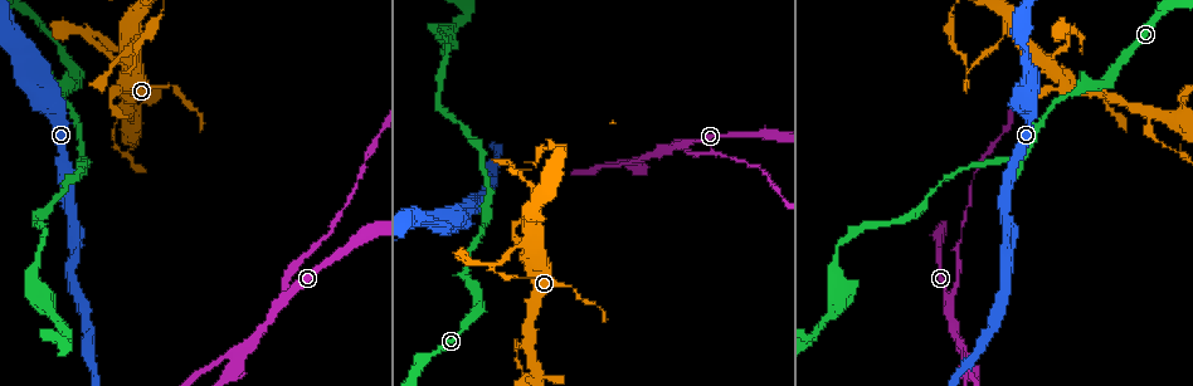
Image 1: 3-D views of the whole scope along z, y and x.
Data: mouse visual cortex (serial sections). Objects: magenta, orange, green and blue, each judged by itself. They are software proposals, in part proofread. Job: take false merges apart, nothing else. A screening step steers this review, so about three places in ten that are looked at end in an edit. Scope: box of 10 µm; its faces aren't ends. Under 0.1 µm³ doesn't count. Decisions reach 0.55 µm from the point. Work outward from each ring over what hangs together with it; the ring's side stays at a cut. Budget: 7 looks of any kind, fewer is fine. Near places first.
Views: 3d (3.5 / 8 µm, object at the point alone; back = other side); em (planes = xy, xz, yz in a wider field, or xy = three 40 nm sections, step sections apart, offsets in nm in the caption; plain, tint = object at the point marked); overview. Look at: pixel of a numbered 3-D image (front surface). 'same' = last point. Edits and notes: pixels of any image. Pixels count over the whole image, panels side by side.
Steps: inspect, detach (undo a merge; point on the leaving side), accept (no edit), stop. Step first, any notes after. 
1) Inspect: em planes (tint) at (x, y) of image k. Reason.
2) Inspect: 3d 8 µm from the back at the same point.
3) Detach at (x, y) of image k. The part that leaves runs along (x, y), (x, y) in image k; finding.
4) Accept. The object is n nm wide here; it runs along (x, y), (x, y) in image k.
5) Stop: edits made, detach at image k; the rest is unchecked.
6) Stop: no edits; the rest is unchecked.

Inspect: 3d 3.5 µm at (1147, 117) of image 1. Three arms meet.

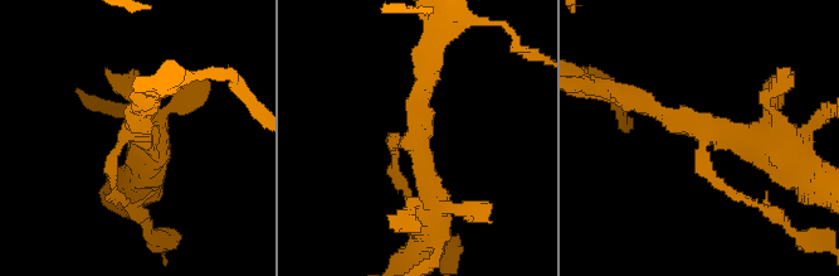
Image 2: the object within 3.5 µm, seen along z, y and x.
Inspect: em xy step 3 (tint) at (129, 136) of image 2. 3 arms meet here; the arms are 150, 250, 350 nm wide; need the tissue.

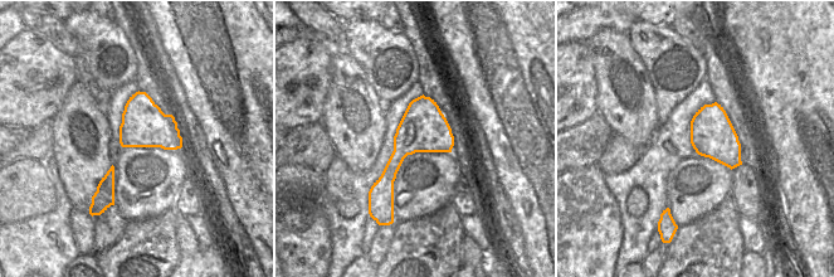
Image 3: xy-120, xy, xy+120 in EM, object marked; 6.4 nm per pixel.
Inspect: em xy step 5 (tint) at the same point. Another direction.

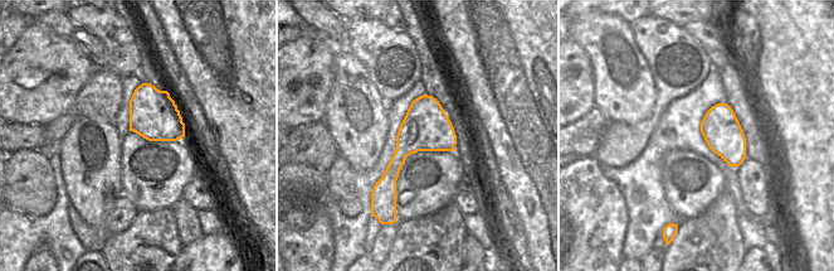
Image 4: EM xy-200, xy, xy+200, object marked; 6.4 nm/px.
Accept. It runs along (429, 98), (388, 180), (389, 218) in image 4; continuous, no second cell.

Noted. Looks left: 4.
Inspect: em xy step 1 (tint) at (1025, 56) of image 1. Three arms meet.

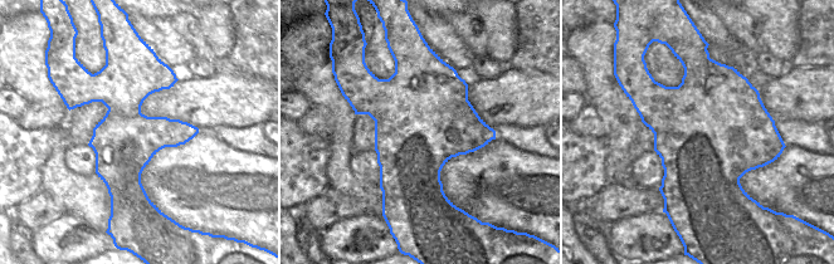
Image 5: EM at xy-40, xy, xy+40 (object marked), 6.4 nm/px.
Inspect: 3d 3.5 µm at the same point.

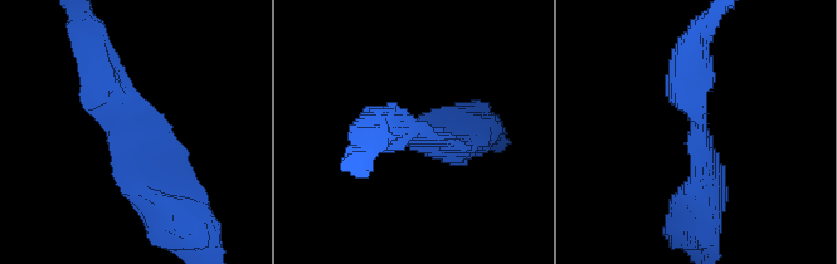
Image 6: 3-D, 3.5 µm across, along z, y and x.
Accept. 3 arms meet here; the arms are 250, 250, 400 nm wide; it runs along (131, 48), (126, 192), (146, 214) in image 5; all the same cell.

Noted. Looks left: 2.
Inspect: 3d 3.5 µm from the back at (963, 351) of image 1. Two arms in line, one across.

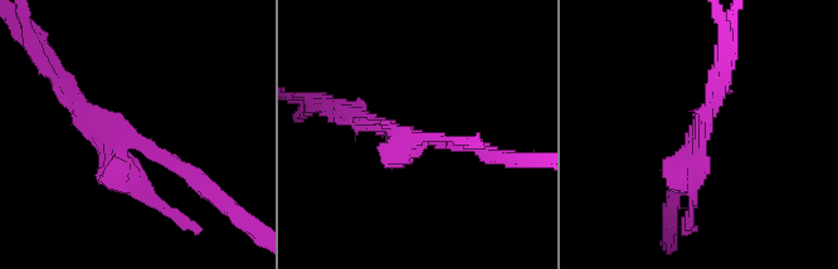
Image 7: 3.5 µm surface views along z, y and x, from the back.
Inspect: em planes (tint) at (692, 129) of image 7. 3 arms meet here; the arms are 150, 200, 250 nm wide.

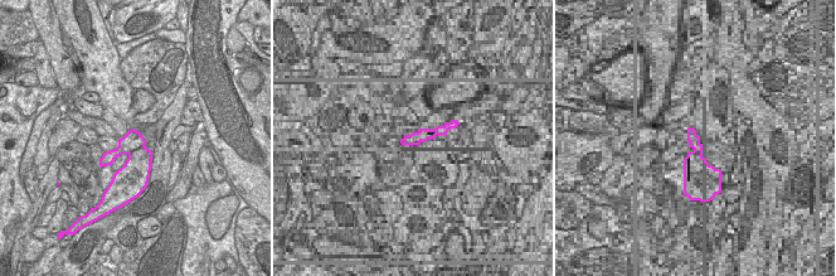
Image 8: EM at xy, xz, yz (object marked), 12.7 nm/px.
Detach at (688, 190) of image 7. A border runs along (144, 145), (129, 154) in image 8; a second cell is stuck on.

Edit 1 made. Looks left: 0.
Stop: edits made, detach at image 7; the rest is unchecked.

